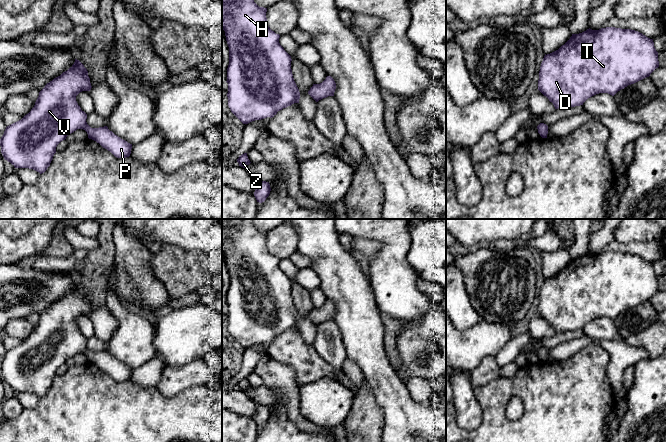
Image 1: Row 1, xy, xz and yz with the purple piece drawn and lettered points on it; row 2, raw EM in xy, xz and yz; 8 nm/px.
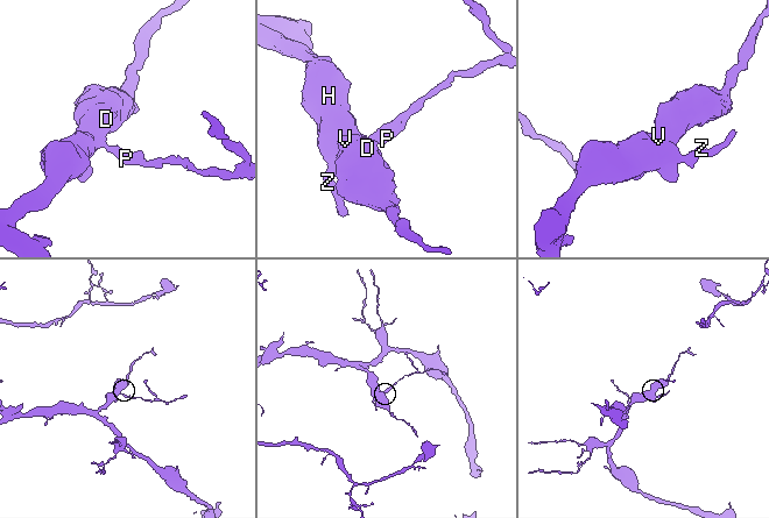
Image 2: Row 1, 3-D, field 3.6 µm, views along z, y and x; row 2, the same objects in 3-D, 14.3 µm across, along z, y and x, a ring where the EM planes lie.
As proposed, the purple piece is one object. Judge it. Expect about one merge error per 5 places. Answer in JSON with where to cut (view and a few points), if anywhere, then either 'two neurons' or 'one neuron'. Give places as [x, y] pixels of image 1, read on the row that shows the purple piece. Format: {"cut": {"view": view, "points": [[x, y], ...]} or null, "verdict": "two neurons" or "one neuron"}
{"cut": null, "verdict": "one neuron"}

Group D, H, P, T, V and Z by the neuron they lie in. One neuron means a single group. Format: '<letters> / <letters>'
D H P T V Z

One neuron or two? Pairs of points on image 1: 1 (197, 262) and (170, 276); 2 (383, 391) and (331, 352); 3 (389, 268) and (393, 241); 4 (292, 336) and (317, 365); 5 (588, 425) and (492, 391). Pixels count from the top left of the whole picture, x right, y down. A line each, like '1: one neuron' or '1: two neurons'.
1: one neuron
2: two neurons
3: one neuron
4: one neuron
5: one neuron

